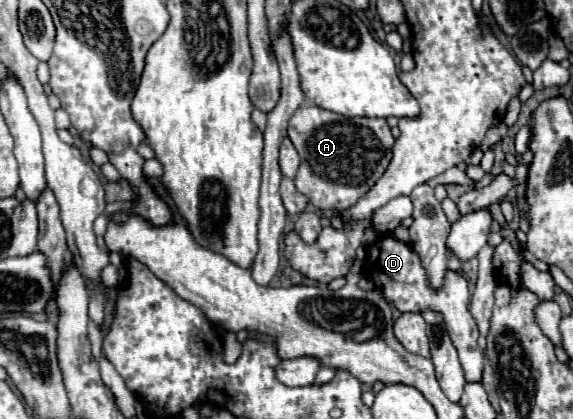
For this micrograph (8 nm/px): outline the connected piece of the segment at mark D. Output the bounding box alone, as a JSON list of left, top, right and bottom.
[364,234,484,382]

